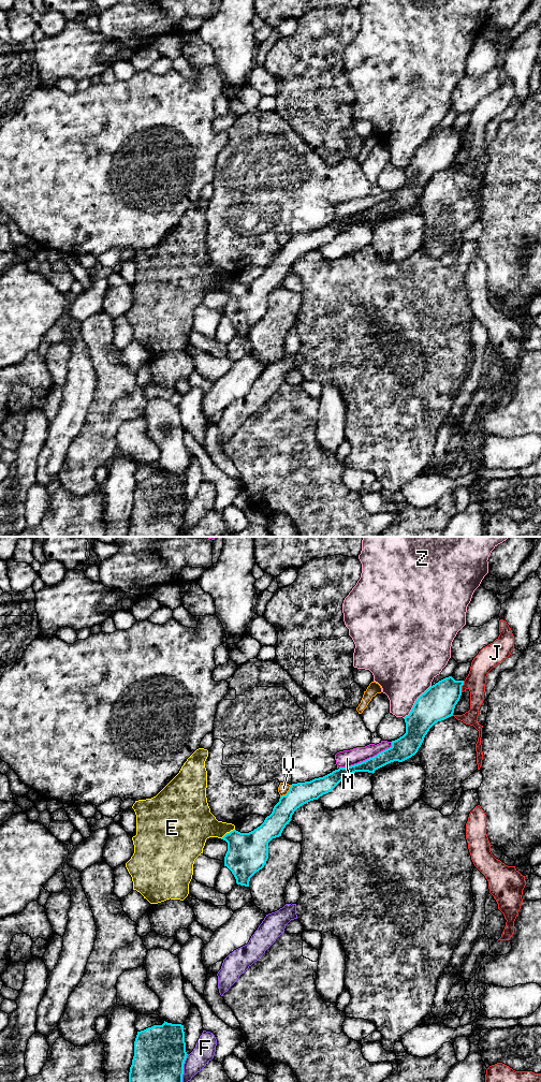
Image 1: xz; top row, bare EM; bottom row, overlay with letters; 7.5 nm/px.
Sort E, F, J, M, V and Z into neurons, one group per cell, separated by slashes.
E / F / J / M / V / Z

